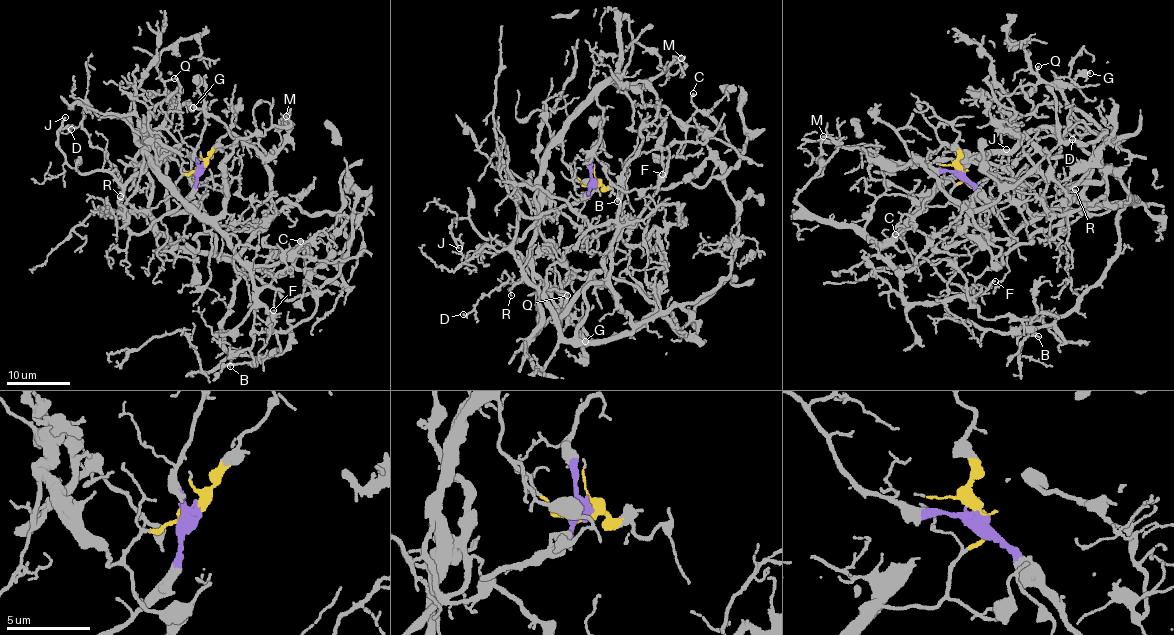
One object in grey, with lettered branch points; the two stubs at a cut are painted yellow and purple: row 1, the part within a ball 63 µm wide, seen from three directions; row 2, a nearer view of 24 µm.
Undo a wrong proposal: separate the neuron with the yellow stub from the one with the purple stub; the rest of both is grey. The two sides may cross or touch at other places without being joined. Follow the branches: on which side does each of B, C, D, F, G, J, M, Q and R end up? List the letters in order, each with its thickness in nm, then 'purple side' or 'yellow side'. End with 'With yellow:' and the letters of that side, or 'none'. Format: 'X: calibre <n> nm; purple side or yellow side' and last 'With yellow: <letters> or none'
B: calibre 110 nm; yellow side
C: calibre 130 nm; yellow side
D: calibre 120 nm; purple side
F: calibre 150 nm; yellow side
G: calibre 180 nm; purple side
J: calibre 130 nm; purple side
M: calibre 100 nm; yellow side
Q: calibre 140 nm; purple side
R: calibre 90 nm; purple side
With yellow: B, C, F, M

